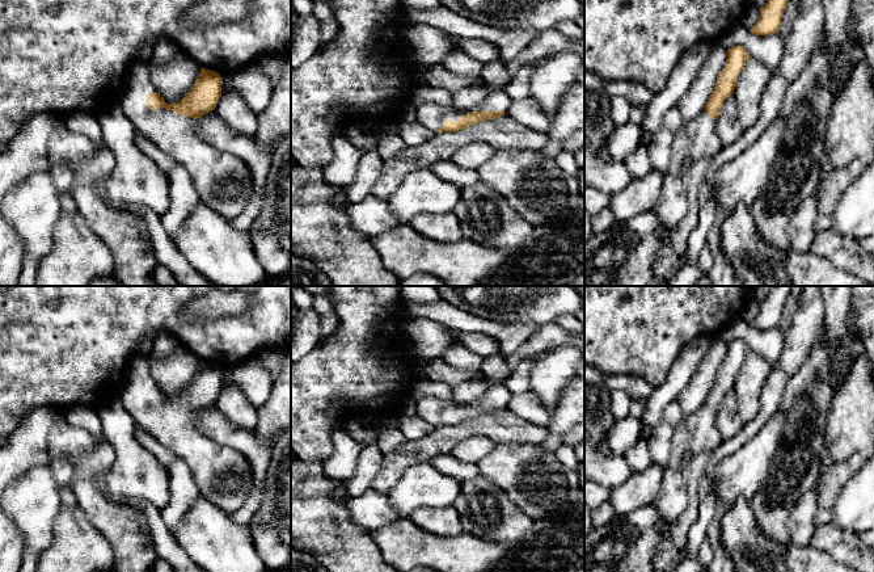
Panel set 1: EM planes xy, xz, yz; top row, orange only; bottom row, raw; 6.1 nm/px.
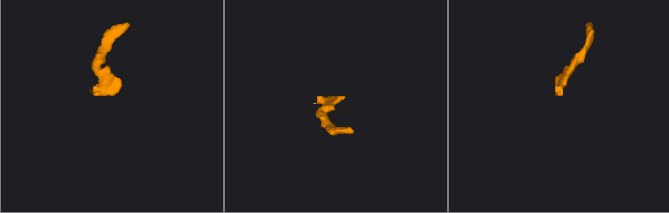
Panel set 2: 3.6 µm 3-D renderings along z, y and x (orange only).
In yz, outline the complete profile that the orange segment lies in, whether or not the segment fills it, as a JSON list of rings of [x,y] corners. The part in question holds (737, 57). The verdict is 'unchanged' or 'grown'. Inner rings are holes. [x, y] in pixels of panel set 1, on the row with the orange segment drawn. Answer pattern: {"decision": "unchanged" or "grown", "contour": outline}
{"decision": "grown", "contour": [[[732,46],[727,50],[727,60],[718,77],[714,91],[709,96],[705,110],[696,118],[687,121],[688,155],[687,164],[692,167],[701,159],[712,159],[722,148],[715,125],[725,100],[734,94],[739,73],[750,59],[743,46]]]}

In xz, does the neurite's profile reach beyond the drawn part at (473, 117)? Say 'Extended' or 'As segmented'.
Extended

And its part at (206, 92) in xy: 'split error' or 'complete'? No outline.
split error

